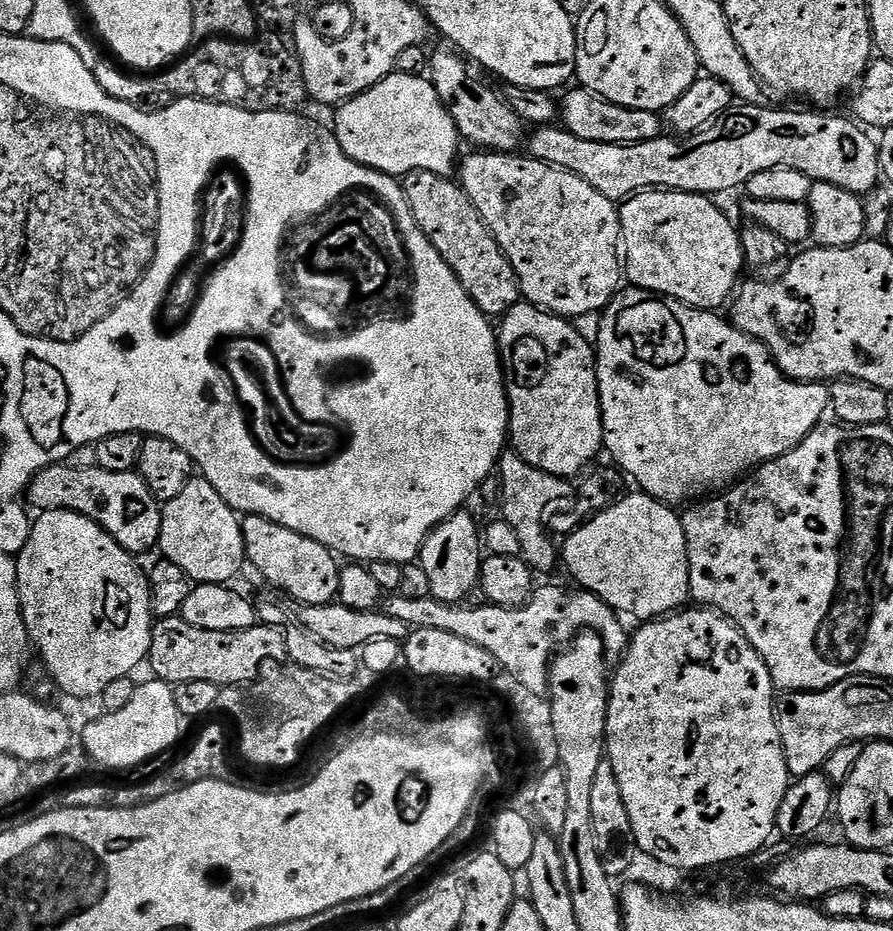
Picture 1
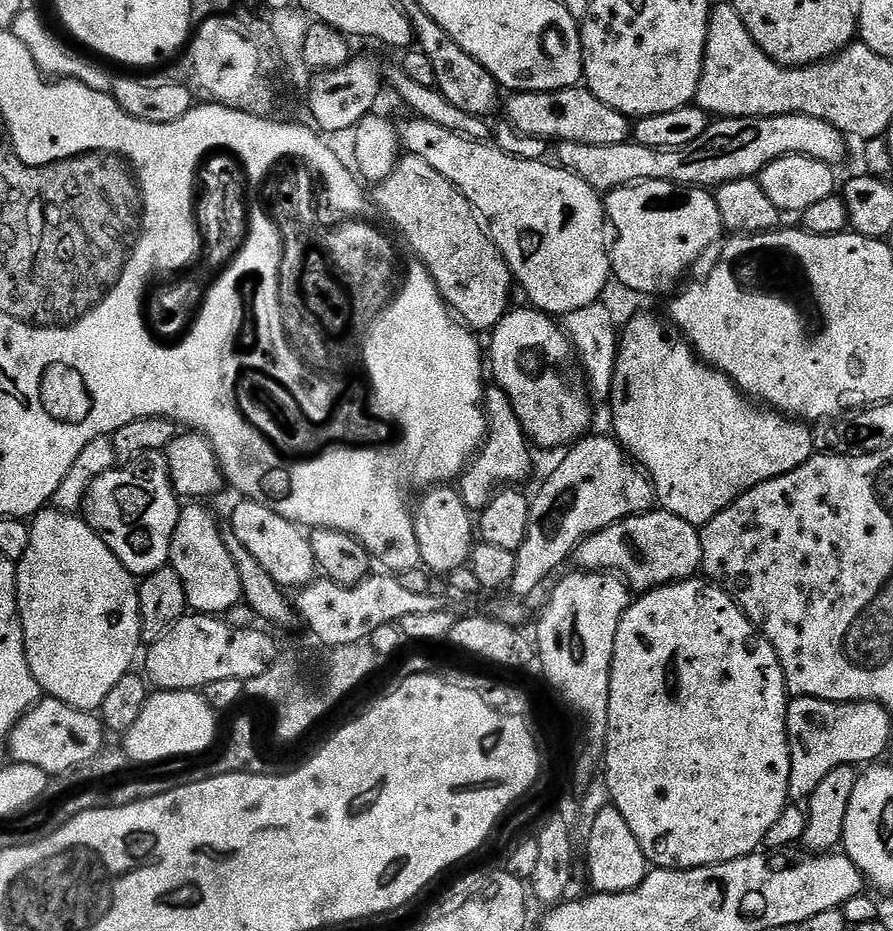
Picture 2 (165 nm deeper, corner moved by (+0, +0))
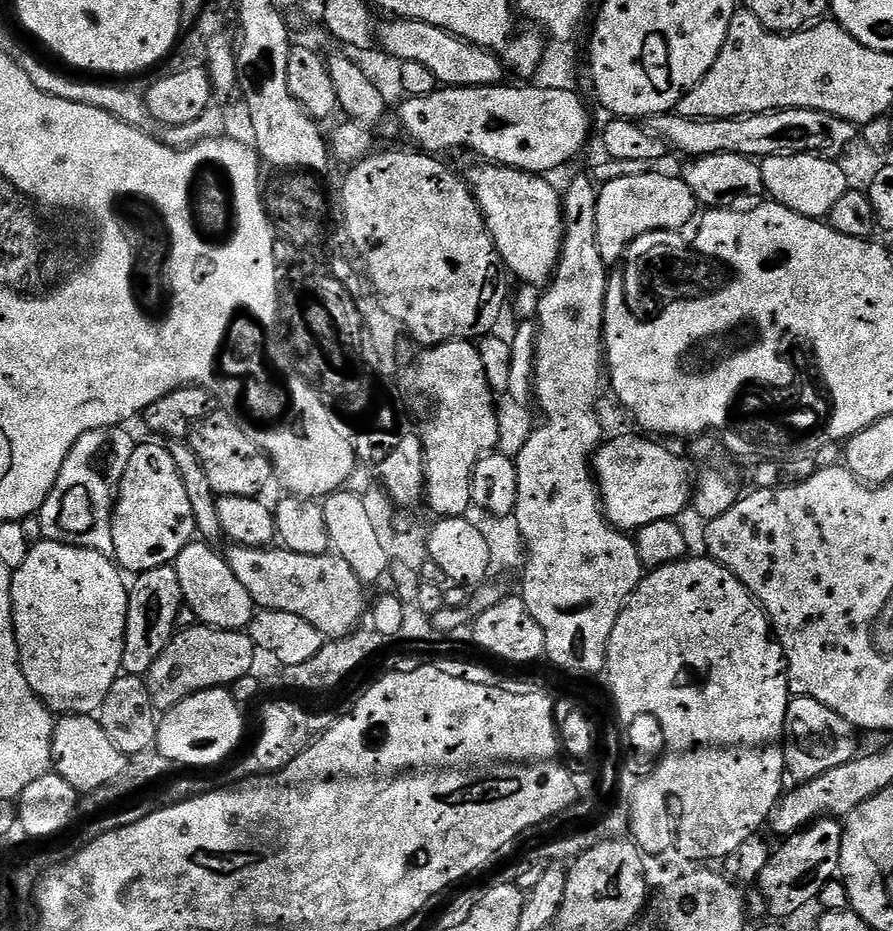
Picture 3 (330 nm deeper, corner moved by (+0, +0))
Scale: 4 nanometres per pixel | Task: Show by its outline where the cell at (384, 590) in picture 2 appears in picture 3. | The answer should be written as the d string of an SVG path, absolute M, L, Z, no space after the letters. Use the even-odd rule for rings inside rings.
M283 546L229 549L226 559L230 570L234 570L234 578L246 586L250 598L260 608L298 614L298 618L306 618L328 640L341 640L361 627L360 619L366 616L366 588L349 563L337 554L294 554Z

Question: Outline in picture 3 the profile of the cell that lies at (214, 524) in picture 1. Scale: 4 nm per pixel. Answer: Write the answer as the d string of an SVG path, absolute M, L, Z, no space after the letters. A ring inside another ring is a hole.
M193 542L178 554L174 567L178 574L178 586L182 586L187 611L197 616L201 625L210 628L225 628L231 632L247 629L249 622L258 611L258 606L250 598L246 586L234 578L227 559L216 553L211 544Z

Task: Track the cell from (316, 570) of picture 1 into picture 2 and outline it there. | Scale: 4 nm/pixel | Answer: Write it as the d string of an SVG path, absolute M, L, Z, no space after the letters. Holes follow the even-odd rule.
M241 499L239 503L232 512L230 531L250 554L254 554L258 566L285 590L296 590L309 583L318 572L314 550L308 542L309 533L301 525L282 518L282 514L274 514L274 510L258 502Z

